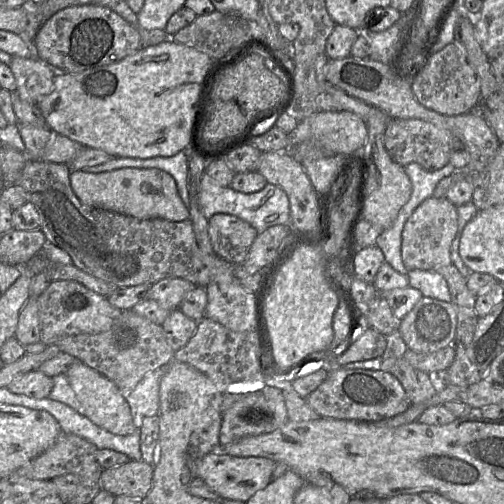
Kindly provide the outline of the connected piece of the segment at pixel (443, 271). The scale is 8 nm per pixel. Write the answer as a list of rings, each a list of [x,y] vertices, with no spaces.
[[[430,197],[424,200],[406,221],[402,231],[401,257],[407,271],[431,270],[440,273],[447,281],[451,294],[451,302],[457,311],[456,340],[468,346],[474,336],[477,326],[478,314],[475,310],[475,297],[467,287],[467,277],[461,275],[452,264],[450,247],[458,230],[457,207],[446,197]]]

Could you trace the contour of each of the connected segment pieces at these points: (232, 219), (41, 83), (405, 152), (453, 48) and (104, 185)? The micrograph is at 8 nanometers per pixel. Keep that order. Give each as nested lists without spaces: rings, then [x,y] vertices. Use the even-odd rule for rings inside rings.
[[[215,214],[208,222],[214,254],[231,265],[242,265],[259,235],[256,229],[240,218],[228,214]]]
[[[36,56],[12,57],[10,68],[15,77],[20,98],[38,104],[51,90],[55,73],[51,66]]]
[[[391,119],[384,133],[384,145],[391,159],[402,167],[419,164],[427,171],[437,171],[450,163],[454,150],[465,149],[462,141],[451,132],[416,119]]]
[[[455,40],[431,55],[423,70],[411,79],[411,88],[421,105],[447,116],[471,112],[481,101],[480,80],[469,64],[463,47]]]
[[[123,168],[99,174],[71,170],[70,184],[80,202],[93,208],[139,220],[162,219],[183,222],[190,218],[189,210],[179,195],[174,178],[160,169]]]

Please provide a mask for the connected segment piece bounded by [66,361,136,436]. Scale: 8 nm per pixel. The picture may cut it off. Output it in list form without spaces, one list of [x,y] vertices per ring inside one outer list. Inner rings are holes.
[[[81,361],[72,363],[66,375],[78,400],[83,405],[85,417],[115,435],[126,436],[136,431],[129,404],[116,384]]]

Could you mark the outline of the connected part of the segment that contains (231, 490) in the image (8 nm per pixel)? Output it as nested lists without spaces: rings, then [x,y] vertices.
[[[210,452],[205,455],[197,468],[196,476],[213,490],[221,500],[246,502],[256,492],[264,489],[271,481],[275,462],[265,457],[235,457]]]

